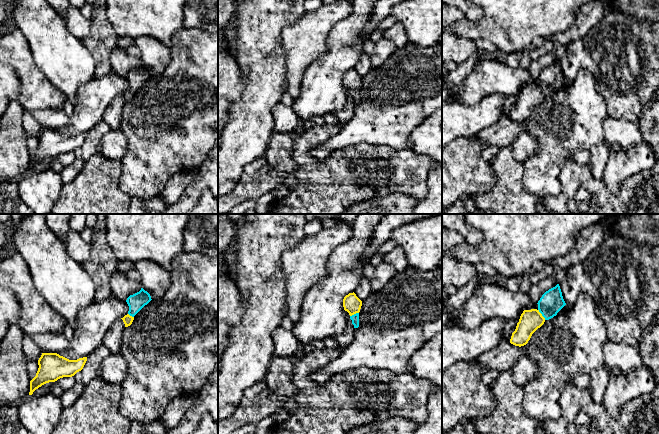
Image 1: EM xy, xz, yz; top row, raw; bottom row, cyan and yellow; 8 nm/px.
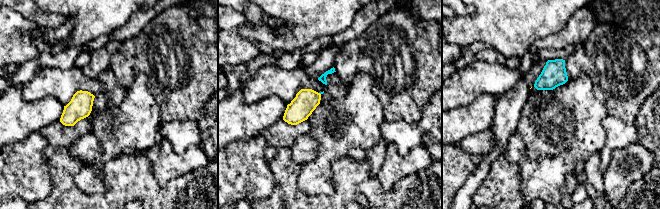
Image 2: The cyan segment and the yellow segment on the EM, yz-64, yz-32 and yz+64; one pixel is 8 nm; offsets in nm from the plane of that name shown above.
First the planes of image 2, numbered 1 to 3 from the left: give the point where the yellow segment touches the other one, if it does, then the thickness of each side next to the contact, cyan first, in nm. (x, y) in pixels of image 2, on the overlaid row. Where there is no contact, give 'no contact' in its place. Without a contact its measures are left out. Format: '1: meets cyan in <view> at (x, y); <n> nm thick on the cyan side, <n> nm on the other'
1: no contact
2: no contact
3: no contact

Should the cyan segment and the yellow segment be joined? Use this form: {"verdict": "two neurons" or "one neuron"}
{"verdict": "one neuron"}

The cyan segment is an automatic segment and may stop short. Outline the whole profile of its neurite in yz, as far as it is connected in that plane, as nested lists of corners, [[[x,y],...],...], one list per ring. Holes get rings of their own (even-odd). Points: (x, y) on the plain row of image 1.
[[[559,60],[546,67],[537,80],[537,85],[524,86],[521,90],[511,112],[511,120],[519,123],[526,121],[532,110],[566,81]]]

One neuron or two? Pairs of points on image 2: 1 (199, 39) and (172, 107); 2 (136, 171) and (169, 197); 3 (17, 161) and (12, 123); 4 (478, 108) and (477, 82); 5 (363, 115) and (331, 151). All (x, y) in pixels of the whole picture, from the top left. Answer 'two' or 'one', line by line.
1: one
2: one
3: two
4: two
5: one

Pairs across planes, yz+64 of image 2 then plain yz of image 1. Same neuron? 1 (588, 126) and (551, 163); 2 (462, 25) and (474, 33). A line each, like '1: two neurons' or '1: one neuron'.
1: one neuron
2: one neuron

